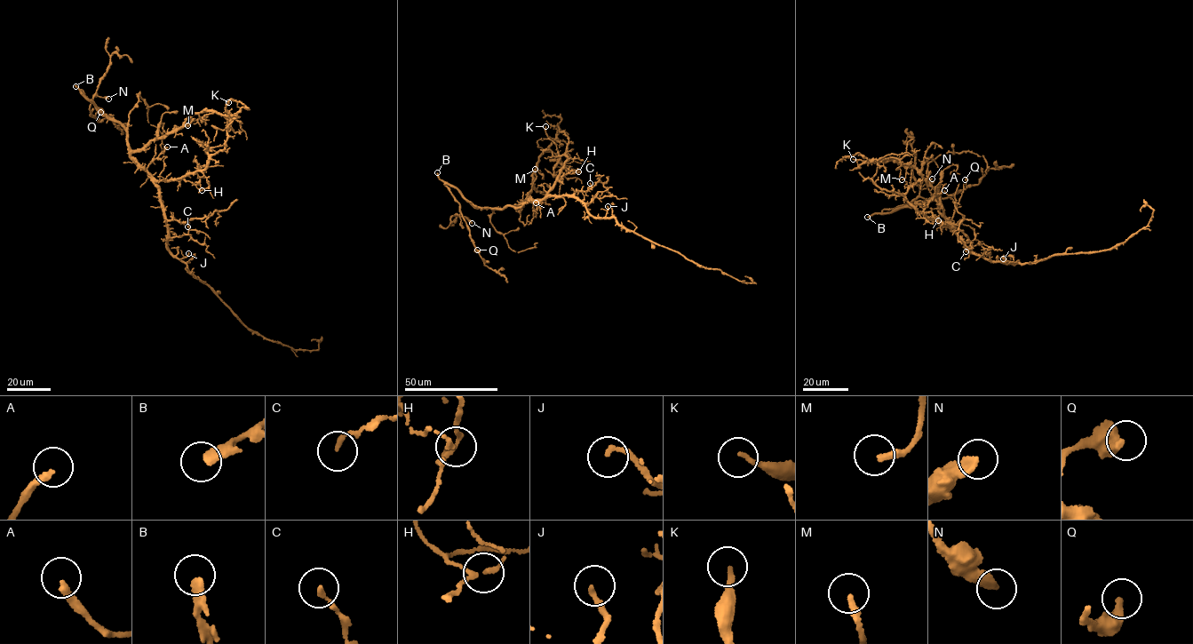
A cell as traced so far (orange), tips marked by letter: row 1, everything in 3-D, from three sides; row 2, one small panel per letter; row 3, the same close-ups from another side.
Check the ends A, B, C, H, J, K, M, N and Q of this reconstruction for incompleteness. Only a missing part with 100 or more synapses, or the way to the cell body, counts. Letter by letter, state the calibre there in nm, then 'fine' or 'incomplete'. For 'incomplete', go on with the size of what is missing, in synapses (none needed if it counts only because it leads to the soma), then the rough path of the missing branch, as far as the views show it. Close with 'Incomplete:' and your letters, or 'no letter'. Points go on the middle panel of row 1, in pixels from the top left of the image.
A: 280 nm | fine
B: 300 nm | incomplete | (437, 172), (442, 162), (457, 155), (456, 152)
C: 140 nm | fine
H: 120 nm | fine
J: 190 nm | fine
K: 180 nm | fine
M: 240 nm | fine
N: 360 nm | fine
Q: 420 nm | fine
Incomplete: B

